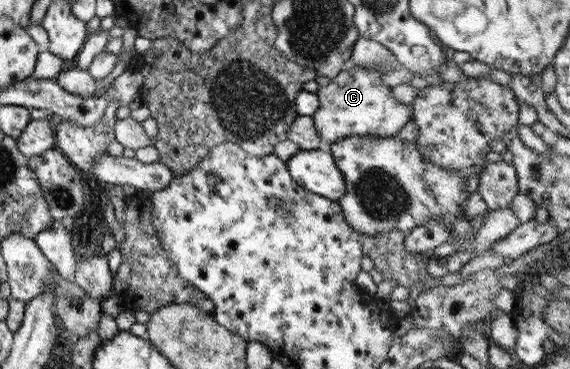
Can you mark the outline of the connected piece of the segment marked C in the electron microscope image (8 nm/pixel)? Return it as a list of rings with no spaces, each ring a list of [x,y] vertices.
[[[348,66],[335,75],[328,84],[319,86],[314,94],[318,108],[312,114],[316,134],[319,135],[321,148],[327,148],[337,139],[351,135],[372,137],[393,137],[410,119],[412,109],[399,104],[391,96],[391,88],[381,83],[381,70],[353,68]]]

